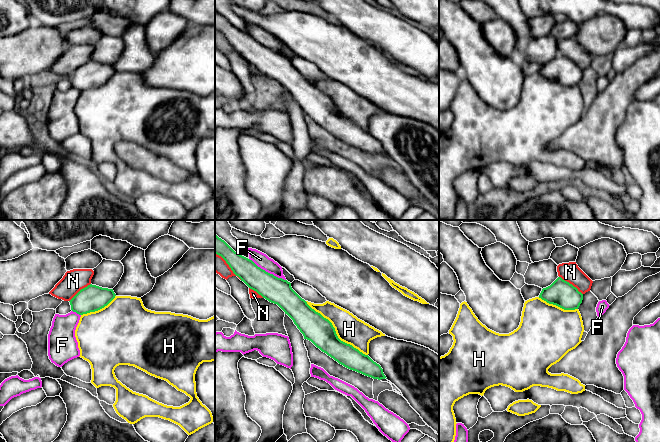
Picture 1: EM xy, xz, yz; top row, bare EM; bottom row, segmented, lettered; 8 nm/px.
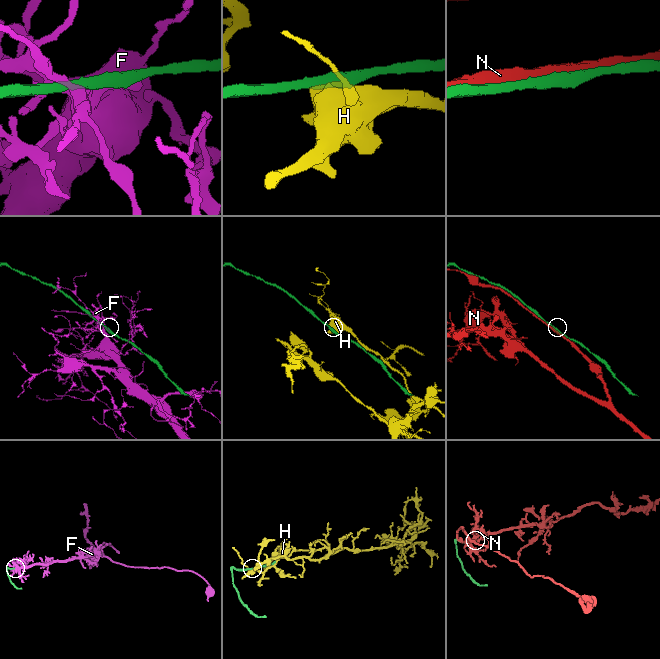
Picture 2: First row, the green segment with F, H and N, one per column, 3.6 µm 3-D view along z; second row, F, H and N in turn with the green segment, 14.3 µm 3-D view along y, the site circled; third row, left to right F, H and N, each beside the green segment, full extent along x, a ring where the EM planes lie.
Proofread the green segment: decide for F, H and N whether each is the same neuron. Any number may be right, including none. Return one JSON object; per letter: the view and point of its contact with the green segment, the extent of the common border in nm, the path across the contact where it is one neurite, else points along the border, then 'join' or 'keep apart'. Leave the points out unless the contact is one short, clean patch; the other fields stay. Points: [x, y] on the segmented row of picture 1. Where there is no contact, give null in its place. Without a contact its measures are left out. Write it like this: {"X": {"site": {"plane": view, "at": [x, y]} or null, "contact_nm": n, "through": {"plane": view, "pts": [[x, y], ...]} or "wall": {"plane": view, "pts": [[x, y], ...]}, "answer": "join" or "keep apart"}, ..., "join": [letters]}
{"F": {"site": {"plane": "xz", "at": [267, 272]}, "contact_nm": 340, "answer": "keep apart"}, "H": {"site": {"plane": "xz", "at": [335, 332]}, "contact_nm": 650, "answer": "join"}, "N": {"site": {"plane": "yz", "at": [571, 284]}, "contact_nm": 240, "answer": "keep apart"}, "join": ["H"]}

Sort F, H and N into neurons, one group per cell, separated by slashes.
F / H / N

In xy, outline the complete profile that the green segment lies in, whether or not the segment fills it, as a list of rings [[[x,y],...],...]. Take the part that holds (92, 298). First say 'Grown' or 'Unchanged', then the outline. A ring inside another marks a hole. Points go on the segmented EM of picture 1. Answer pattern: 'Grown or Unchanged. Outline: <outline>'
Grown. Outline: [[[92,284],[81,289],[69,302],[71,310],[81,316],[75,330],[80,350],[79,357],[90,363],[91,383],[96,388],[111,386],[116,389],[116,401],[113,407],[120,417],[130,424],[135,424],[145,417],[159,417],[179,425],[188,435],[213,422],[211,411],[197,397],[195,374],[203,362],[215,361],[215,316],[207,320],[199,320],[183,314],[151,311],[144,307],[141,298],[117,296],[113,289]],[[119,365],[134,366],[151,376],[165,380],[191,399],[180,407],[173,407],[133,392],[116,378],[114,370]]]

